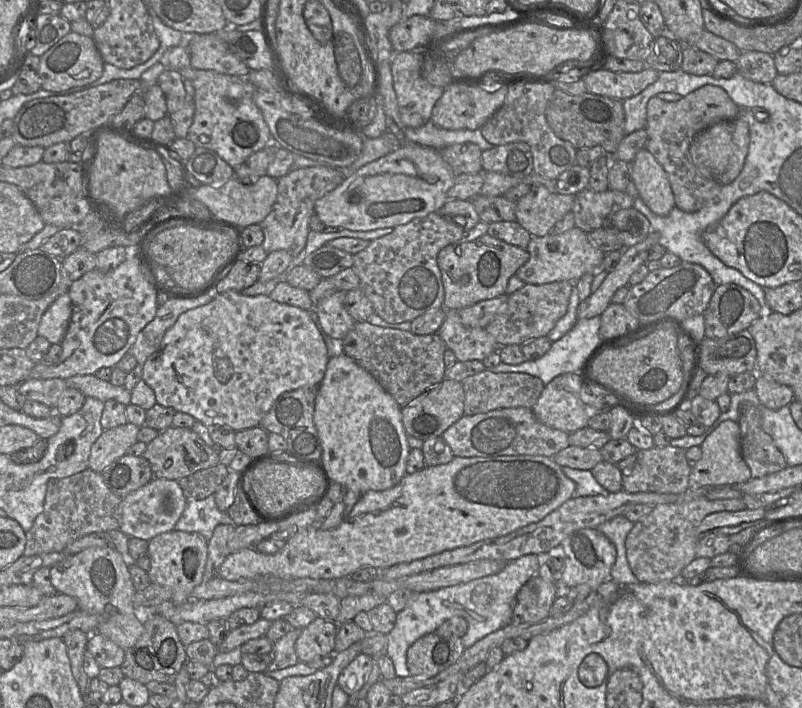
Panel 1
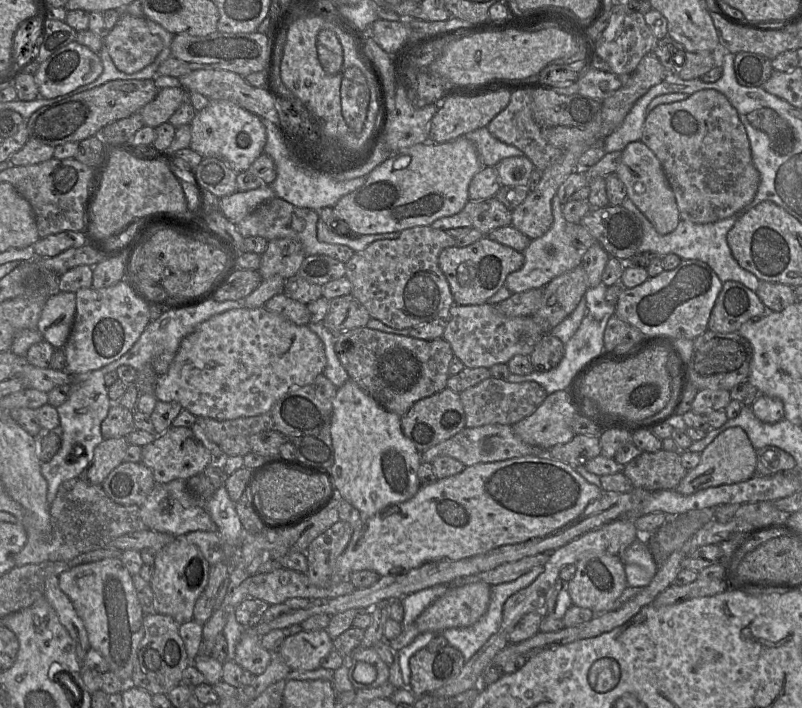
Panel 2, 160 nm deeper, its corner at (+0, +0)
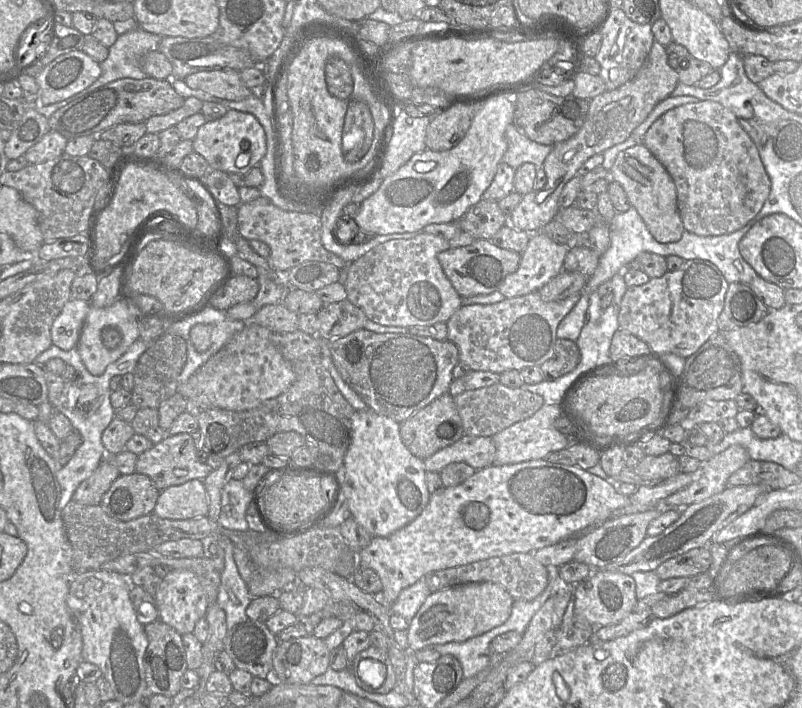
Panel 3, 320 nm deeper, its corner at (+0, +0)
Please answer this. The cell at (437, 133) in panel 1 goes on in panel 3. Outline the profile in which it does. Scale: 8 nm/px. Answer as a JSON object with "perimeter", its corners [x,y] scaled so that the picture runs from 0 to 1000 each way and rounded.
{"perimeter":[[[642,172],[630,185],[632,212],[626,229],[645,239],[653,230],[663,230],[670,237],[677,237],[680,223],[687,215],[690,205],[677,205],[655,192]]]}

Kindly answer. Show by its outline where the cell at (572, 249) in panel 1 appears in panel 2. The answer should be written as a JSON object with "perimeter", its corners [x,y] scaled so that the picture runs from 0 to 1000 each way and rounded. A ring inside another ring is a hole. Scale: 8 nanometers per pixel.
{"perimeter":[[[695,274],[688,280],[690,315],[685,325],[676,333],[662,339],[660,346],[653,352],[652,359],[655,370],[652,376],[641,384],[633,387],[630,395],[630,404],[640,414],[647,414],[666,407],[676,407],[690,393],[724,374],[726,356],[721,353],[711,340],[706,329],[707,312],[702,305],[702,290]],[[681,347],[691,347],[691,359],[681,356]]]}

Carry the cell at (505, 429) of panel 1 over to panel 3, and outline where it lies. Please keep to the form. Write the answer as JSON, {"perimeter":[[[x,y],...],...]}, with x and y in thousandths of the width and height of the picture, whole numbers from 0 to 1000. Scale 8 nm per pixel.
{"perimeter":[[[579,614],[527,651],[532,667],[549,668],[555,658],[565,653],[579,653],[597,664],[615,655],[617,638],[612,617]]]}

